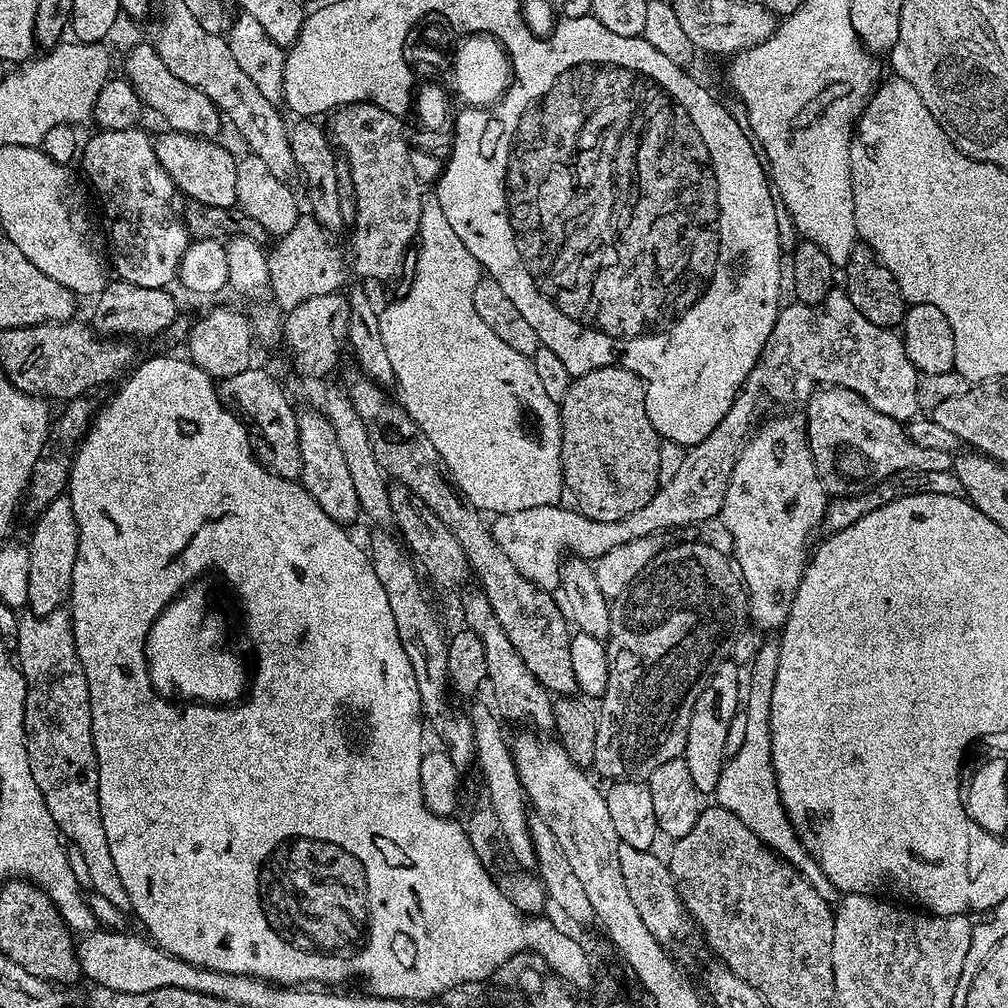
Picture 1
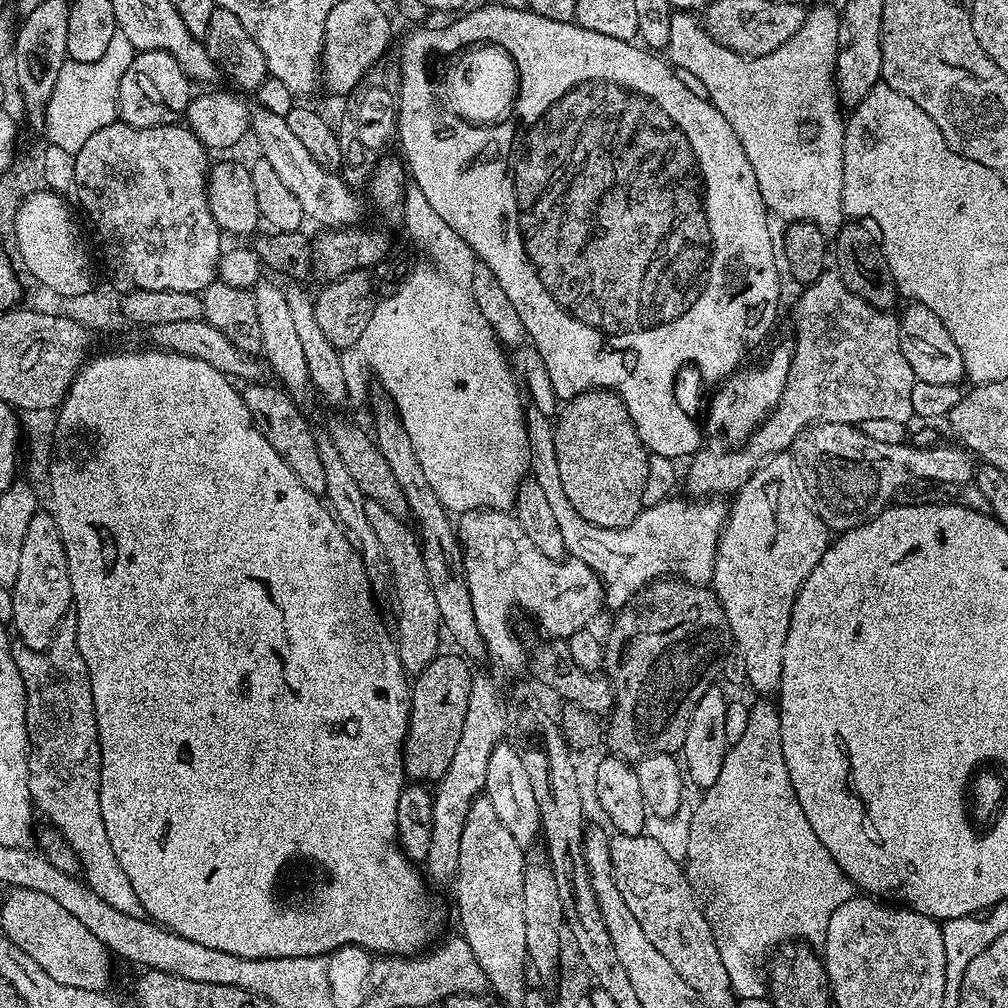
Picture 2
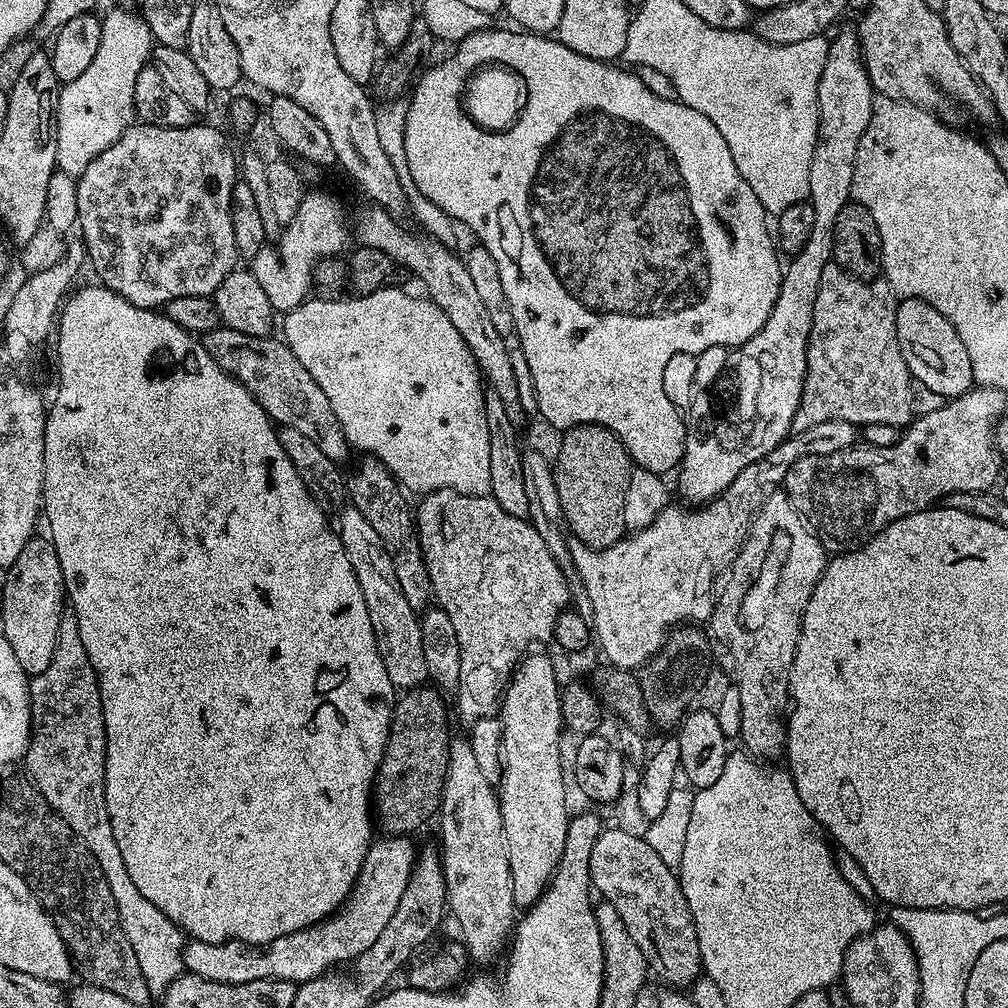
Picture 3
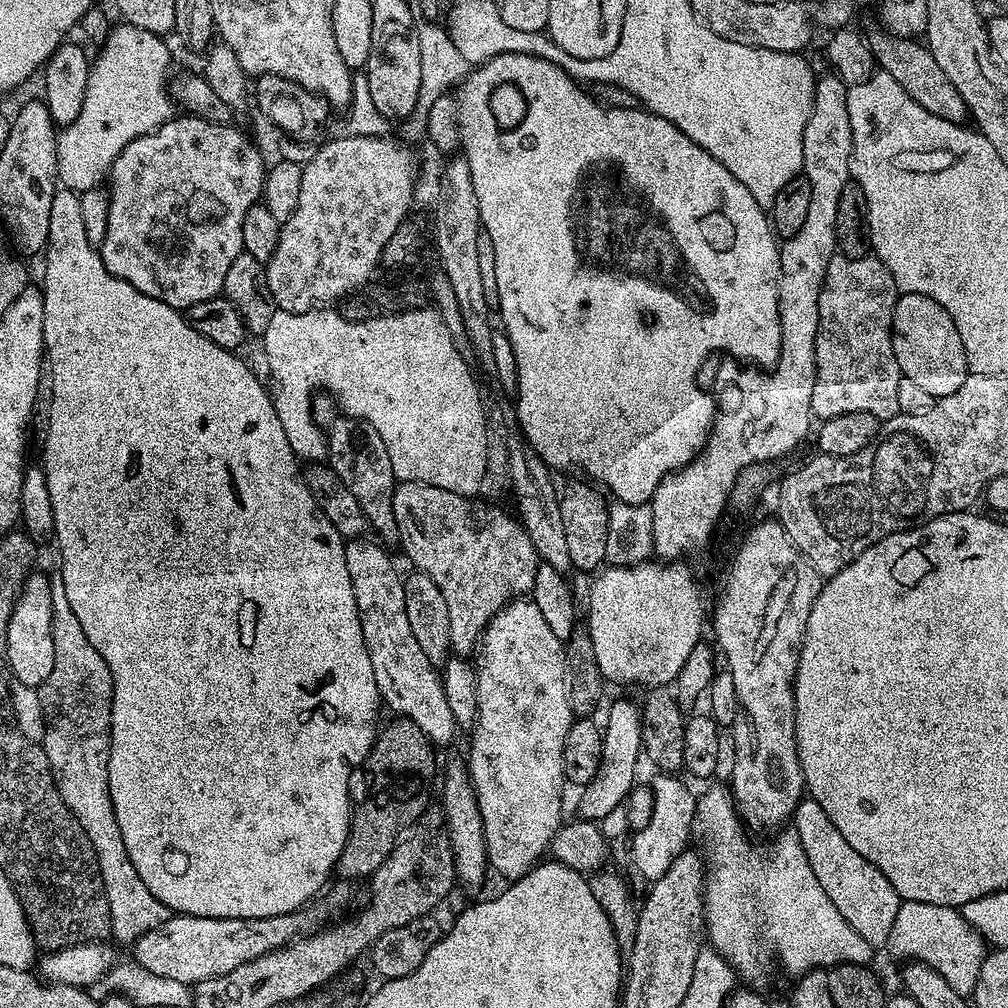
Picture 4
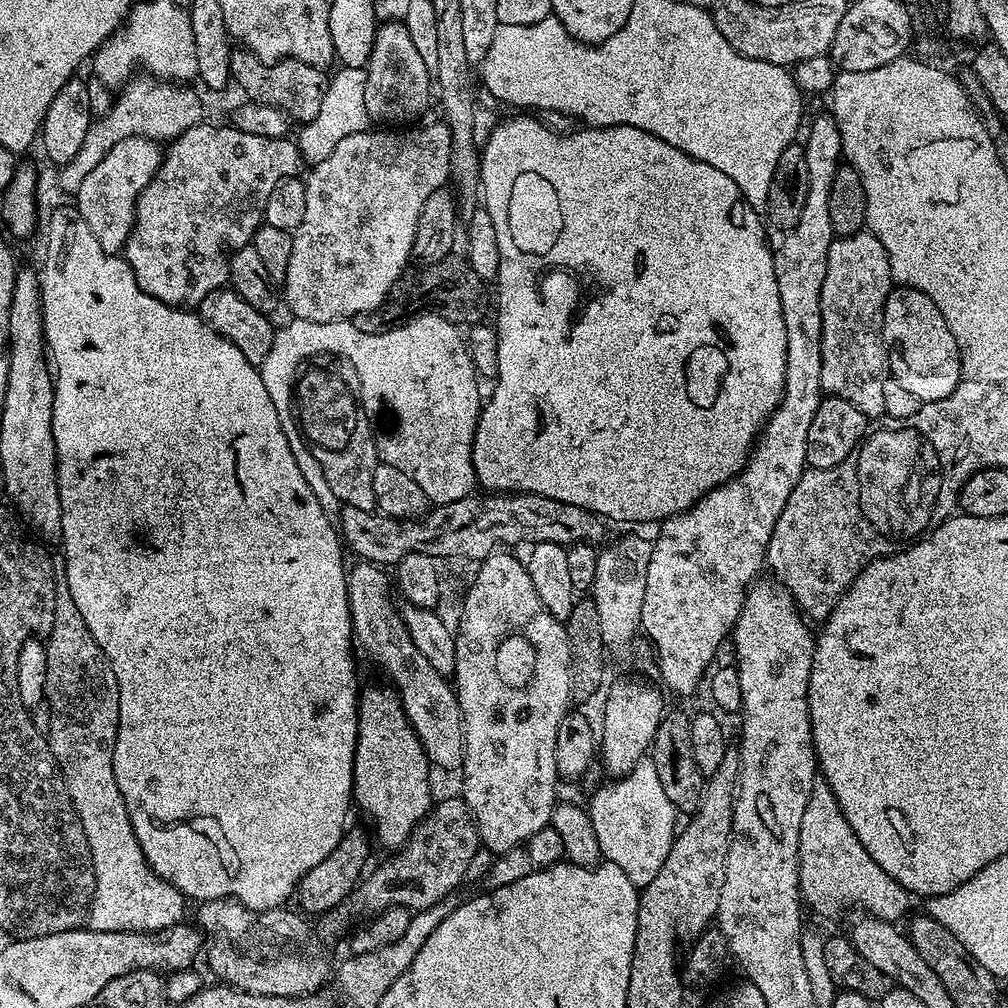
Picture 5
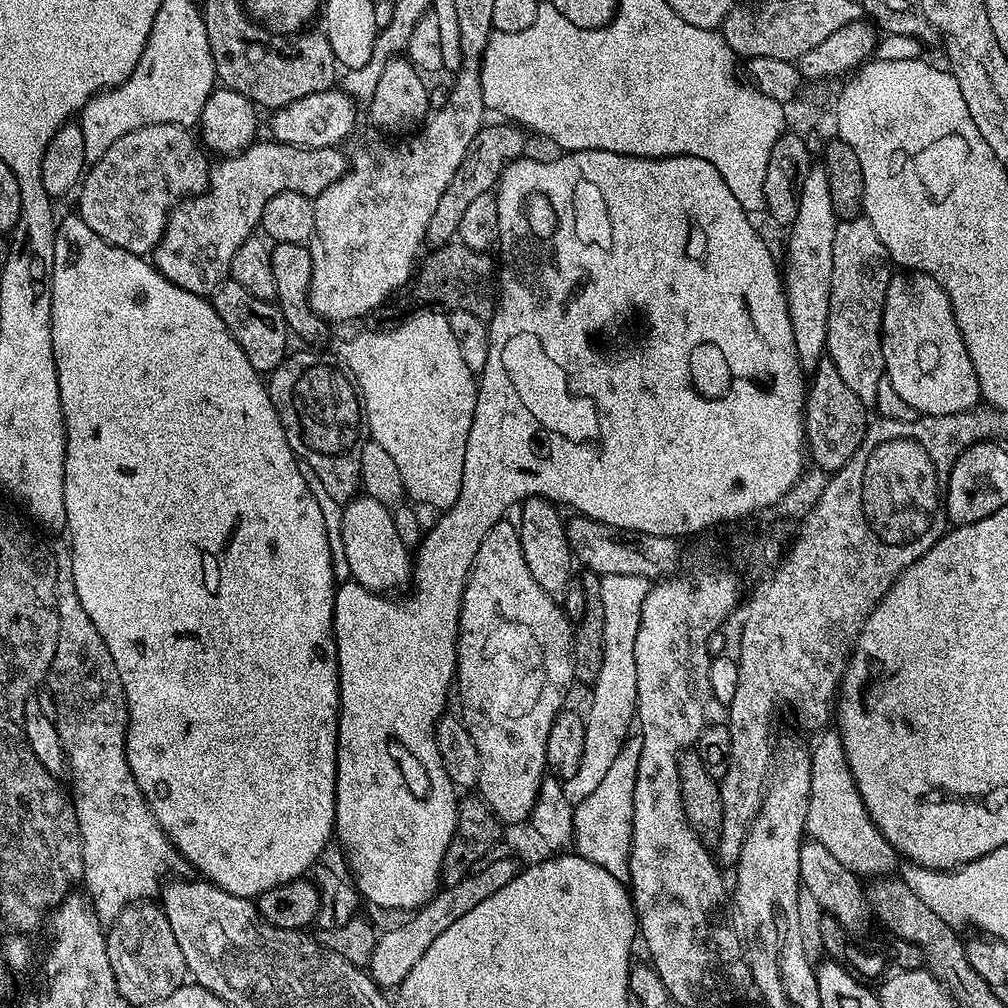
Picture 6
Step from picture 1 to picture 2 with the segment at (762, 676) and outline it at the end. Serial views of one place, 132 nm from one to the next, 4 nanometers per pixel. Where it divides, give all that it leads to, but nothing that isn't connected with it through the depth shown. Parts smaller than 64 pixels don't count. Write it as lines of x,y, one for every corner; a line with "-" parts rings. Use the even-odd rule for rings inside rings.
760,698
749,707
746,731
738,742
728,745
728,753
718,773
718,782
703,789
700,805
695,805
690,822
690,842
686,846
686,875
692,883
712,927
722,957
722,966
730,974
730,984
741,1001
768,996
766,961
781,944
807,942
816,946
823,941
830,916
842,902
854,895
852,879
830,858
822,846
786,770
782,758
782,722
780,709
771,699

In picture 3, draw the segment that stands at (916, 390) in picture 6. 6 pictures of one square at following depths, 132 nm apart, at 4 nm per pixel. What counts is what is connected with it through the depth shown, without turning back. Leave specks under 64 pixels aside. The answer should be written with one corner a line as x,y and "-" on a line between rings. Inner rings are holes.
901,299
896,305
896,325
898,326
898,346
902,346
902,358
906,358
908,373
915,383
930,386
934,394
942,394
946,398
961,396
973,387
972,371
970,370
970,354
966,354
966,346
962,346
962,338
958,338
958,330
934,306
921,300

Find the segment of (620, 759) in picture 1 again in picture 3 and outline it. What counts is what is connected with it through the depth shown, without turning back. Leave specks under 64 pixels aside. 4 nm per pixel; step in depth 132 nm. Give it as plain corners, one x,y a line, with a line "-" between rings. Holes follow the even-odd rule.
681,626
669,632
668,640
658,650
658,654
639,669
642,698
646,698
646,710
657,729
675,729
679,725
693,707
692,699
700,683
708,676
709,637
704,637
700,630
696,626

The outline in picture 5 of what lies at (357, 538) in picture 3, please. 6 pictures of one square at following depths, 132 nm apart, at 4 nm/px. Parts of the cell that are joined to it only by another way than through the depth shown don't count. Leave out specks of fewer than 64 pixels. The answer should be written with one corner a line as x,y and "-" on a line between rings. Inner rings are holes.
356,562
356,565
351,565
350,571
348,572
348,605
350,606
350,614
352,615
352,635
354,637
355,643
357,645
360,644
364,647
364,652
369,656
370,659
373,660
374,663
377,664
378,667
381,668
382,671
388,675
387,683
391,685
394,689
397,696
400,698
400,704
404,707
404,713
406,714
406,718
410,722
410,726
415,730
418,734
418,738
422,742
422,746
426,750
426,754
428,755
428,763
429,765
435,766
436,764
440,768
445,768
446,771
452,772
455,770
463,769
464,766
464,719
462,718
462,714
460,713
460,703
458,702
458,698
456,697
456,689
453,687
451,683
446,679
442,674
438,674
438,670
434,670
434,666
430,666
430,662
426,662
426,657
422,655
422,650
418,650
418,646
414,646
413,639
410,638
410,630
406,630
406,626
404,625
404,618
401,612
401,609
398,607
396,609
396,604
392,601
392,592
394,596
394,584
390,579
389,573
388,576
383,567
378,564
369,564
367,562

